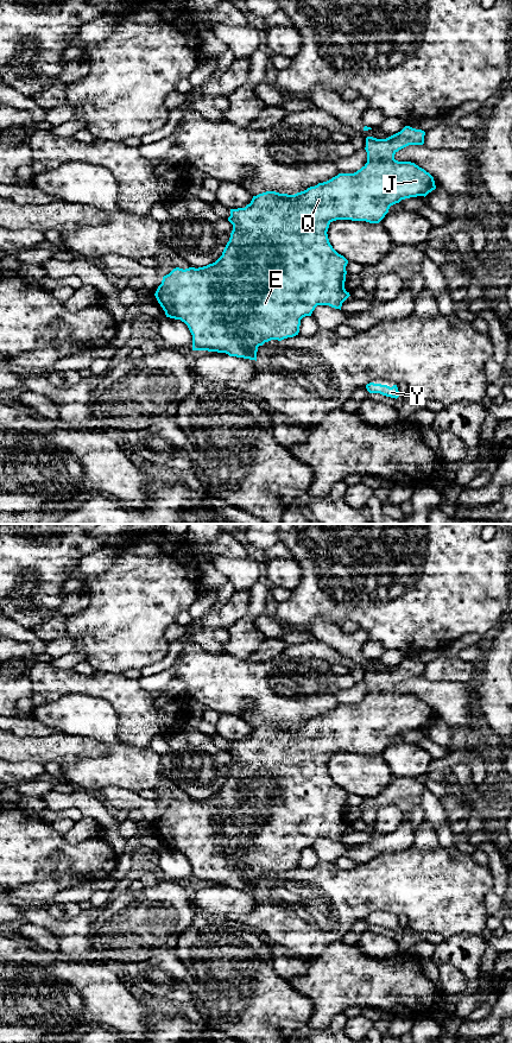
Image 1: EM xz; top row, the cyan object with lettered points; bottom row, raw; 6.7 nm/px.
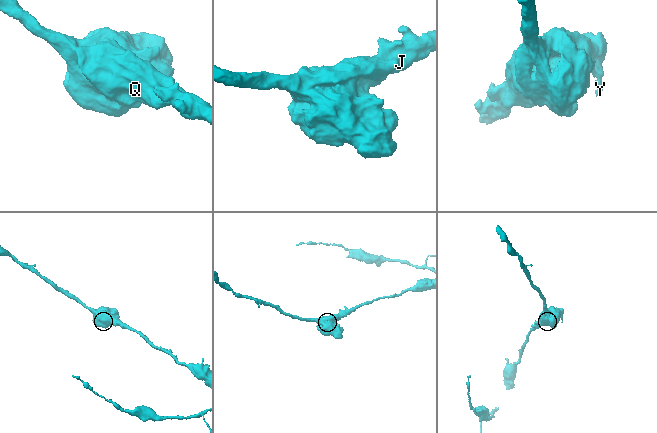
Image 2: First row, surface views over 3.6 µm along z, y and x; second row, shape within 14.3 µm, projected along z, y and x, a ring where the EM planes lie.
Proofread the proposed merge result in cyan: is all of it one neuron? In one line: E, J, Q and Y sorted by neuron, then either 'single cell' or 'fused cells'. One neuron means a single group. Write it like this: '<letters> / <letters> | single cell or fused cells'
E J Q Y | single cell

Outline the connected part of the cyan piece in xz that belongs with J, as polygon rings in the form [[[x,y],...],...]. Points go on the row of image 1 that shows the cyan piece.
[[[405,126],[386,138],[366,138],[367,163],[354,173],[339,173],[331,179],[295,195],[266,191],[253,196],[245,208],[230,209],[233,225],[222,255],[203,267],[173,268],[163,277],[154,296],[166,317],[184,322],[192,335],[192,350],[226,353],[229,356],[257,361],[258,347],[271,340],[282,341],[299,333],[301,320],[311,316],[317,305],[340,309],[350,296],[345,289],[348,260],[329,242],[328,228],[333,221],[352,220],[379,223],[391,206],[402,200],[426,196],[436,189],[434,177],[411,162],[398,162],[394,154],[409,145],[423,145],[425,132]]]

